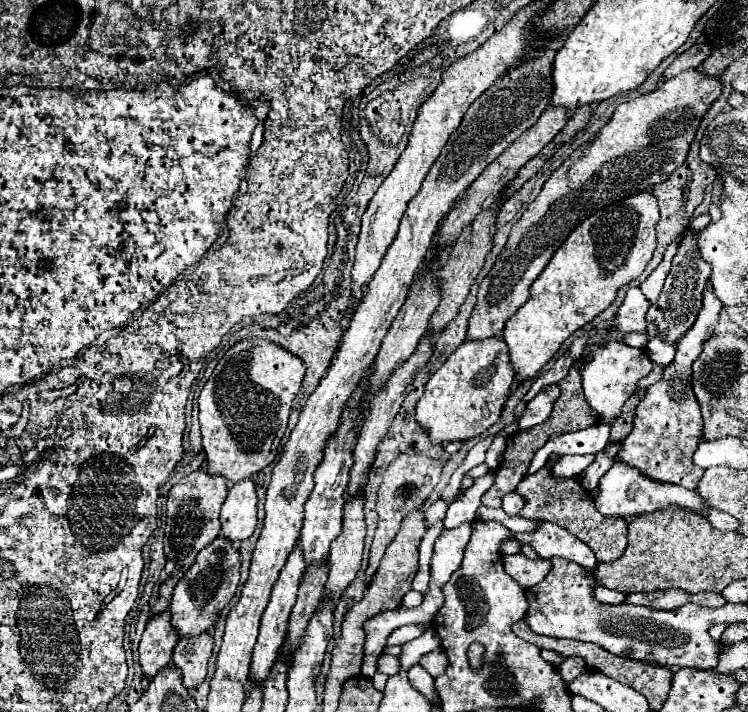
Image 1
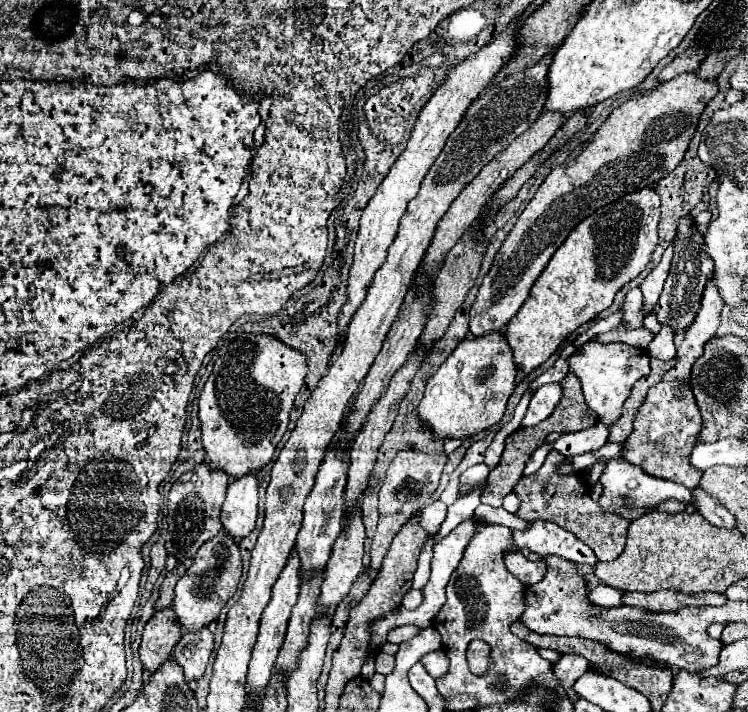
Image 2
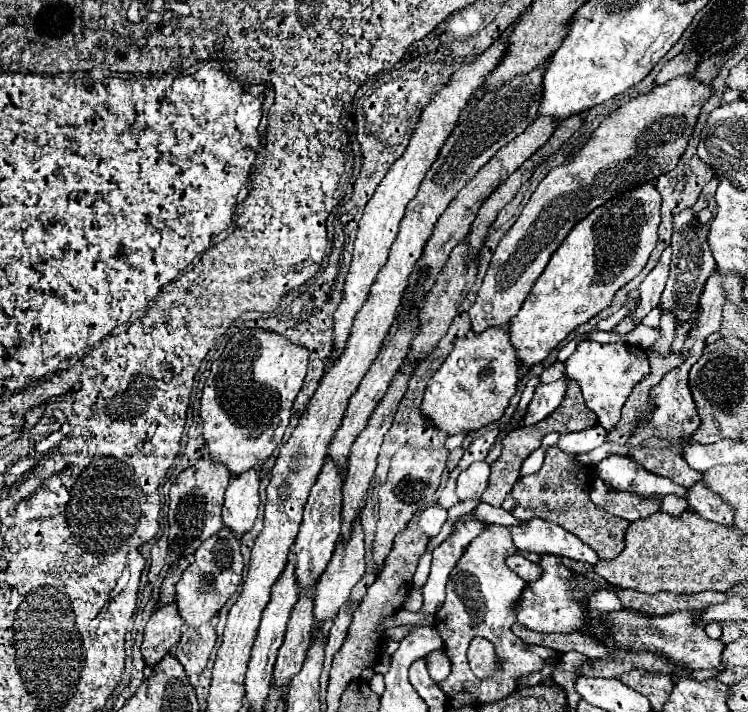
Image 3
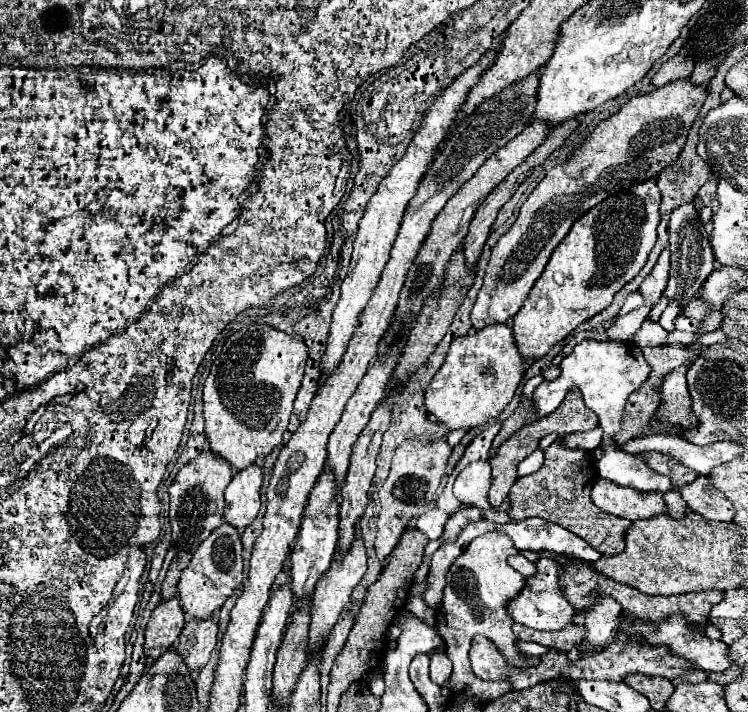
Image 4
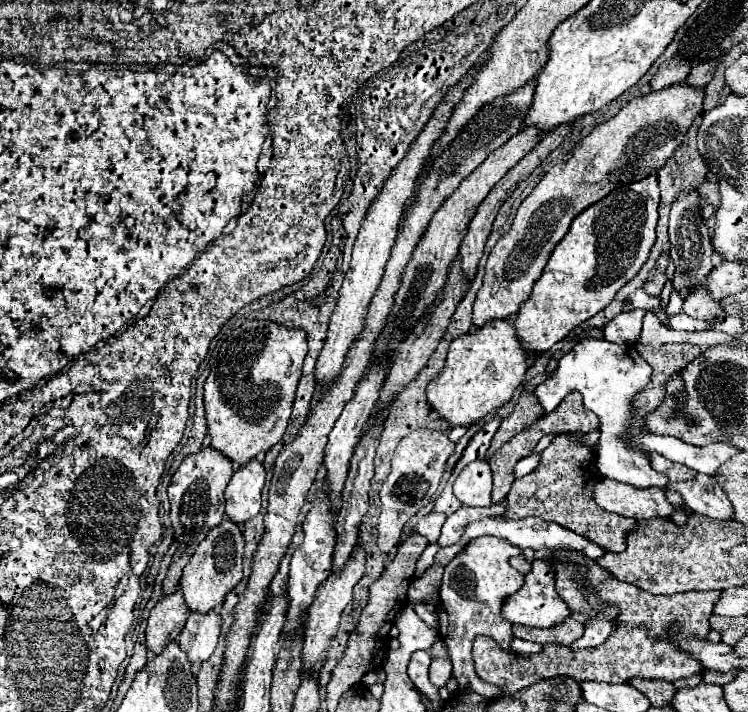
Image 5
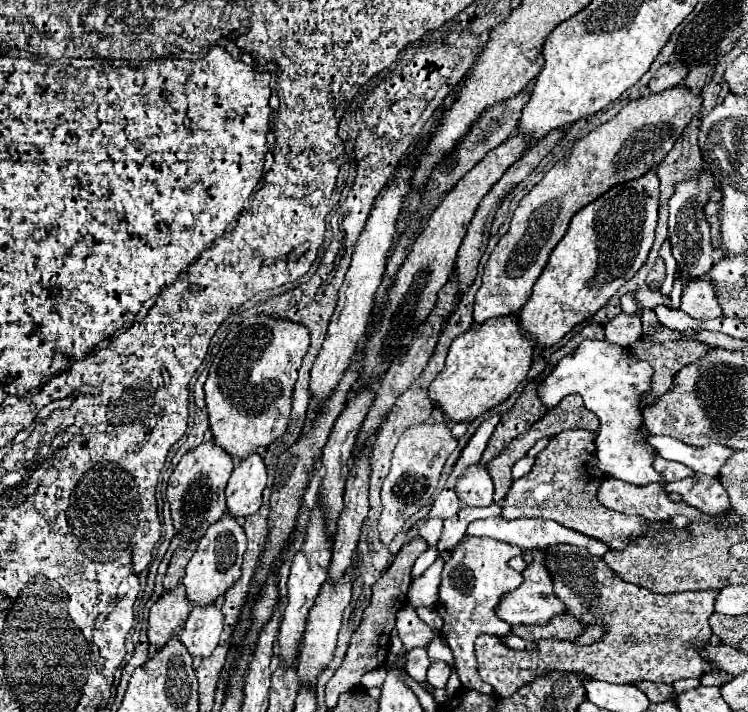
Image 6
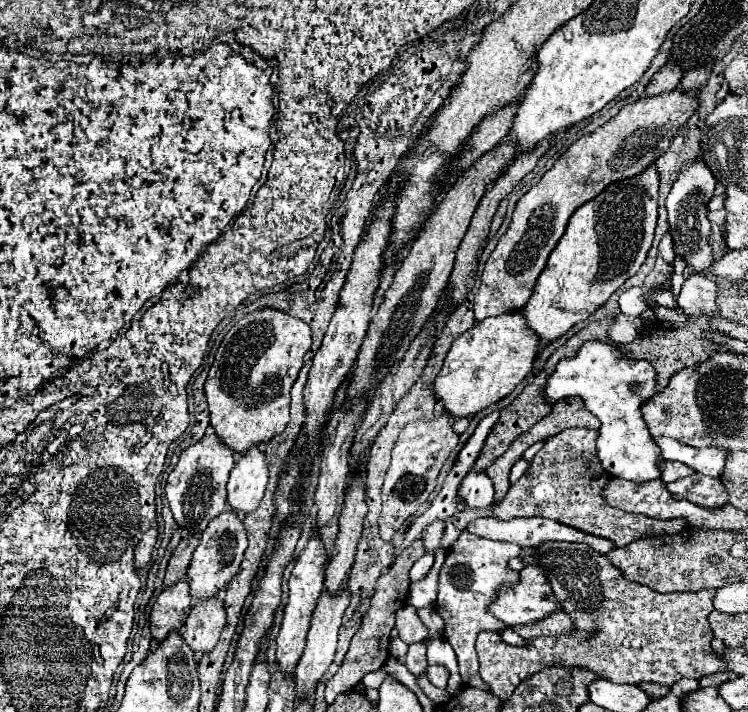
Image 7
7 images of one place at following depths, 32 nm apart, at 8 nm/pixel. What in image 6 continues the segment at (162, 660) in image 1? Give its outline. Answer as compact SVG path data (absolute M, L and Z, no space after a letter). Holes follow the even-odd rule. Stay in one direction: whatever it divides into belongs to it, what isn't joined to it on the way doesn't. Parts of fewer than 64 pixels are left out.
M184 584L166 590L156 604L150 608L148 618L148 640L156 648L162 648L172 636L180 632L190 614L188 596L184 596Z

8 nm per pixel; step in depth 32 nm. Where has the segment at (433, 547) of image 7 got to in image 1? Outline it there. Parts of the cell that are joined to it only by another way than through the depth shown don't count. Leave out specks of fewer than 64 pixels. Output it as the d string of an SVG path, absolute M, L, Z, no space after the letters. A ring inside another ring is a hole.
M436 502L436 504L432 504L428 510L424 510L424 514L426 514L426 524L428 526L432 526L432 524L436 524L438 520L442 520L442 516L444 516L444 512L446 512L446 506L444 506L444 502Z

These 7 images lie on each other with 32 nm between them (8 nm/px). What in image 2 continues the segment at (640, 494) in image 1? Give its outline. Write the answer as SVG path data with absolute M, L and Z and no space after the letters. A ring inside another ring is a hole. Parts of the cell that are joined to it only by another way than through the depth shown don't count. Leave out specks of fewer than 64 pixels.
M622 456L606 460L600 482L604 486L604 494L602 494L602 500L600 500L600 508L604 512L616 510L622 504L620 498L624 498L624 496L632 498L630 504L634 504L634 506L650 506L650 508L658 506L666 498L676 498L676 500L686 502L686 504L690 504L690 500L692 500L692 494L690 494L688 488L678 486L678 484L674 484L670 480L656 480L656 476L648 476L642 468L636 468L634 464L628 464L628 460L624 460Z

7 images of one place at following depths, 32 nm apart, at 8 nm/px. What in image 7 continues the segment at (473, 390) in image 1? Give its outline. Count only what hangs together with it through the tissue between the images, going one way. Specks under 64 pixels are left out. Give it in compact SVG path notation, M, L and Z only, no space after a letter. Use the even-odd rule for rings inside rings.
M504 312L504 316L492 316L488 320L476 322L470 330L466 330L452 344L452 348L444 360L442 372L434 382L438 400L444 402L446 412L452 416L474 416L482 408L508 396L516 388L516 384L520 384L530 374L534 360L536 360L538 346L540 346L540 336L532 334L532 328L528 328L522 312Z

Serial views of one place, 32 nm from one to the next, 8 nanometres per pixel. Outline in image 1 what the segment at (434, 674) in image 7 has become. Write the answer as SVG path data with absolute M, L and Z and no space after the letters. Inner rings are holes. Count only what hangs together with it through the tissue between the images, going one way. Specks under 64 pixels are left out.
M438 648L438 650L432 650L432 652L424 654L424 656L420 658L420 666L422 666L432 678L436 678L436 676L440 676L440 674L446 672L446 668L448 668L448 658L444 656L444 650Z

